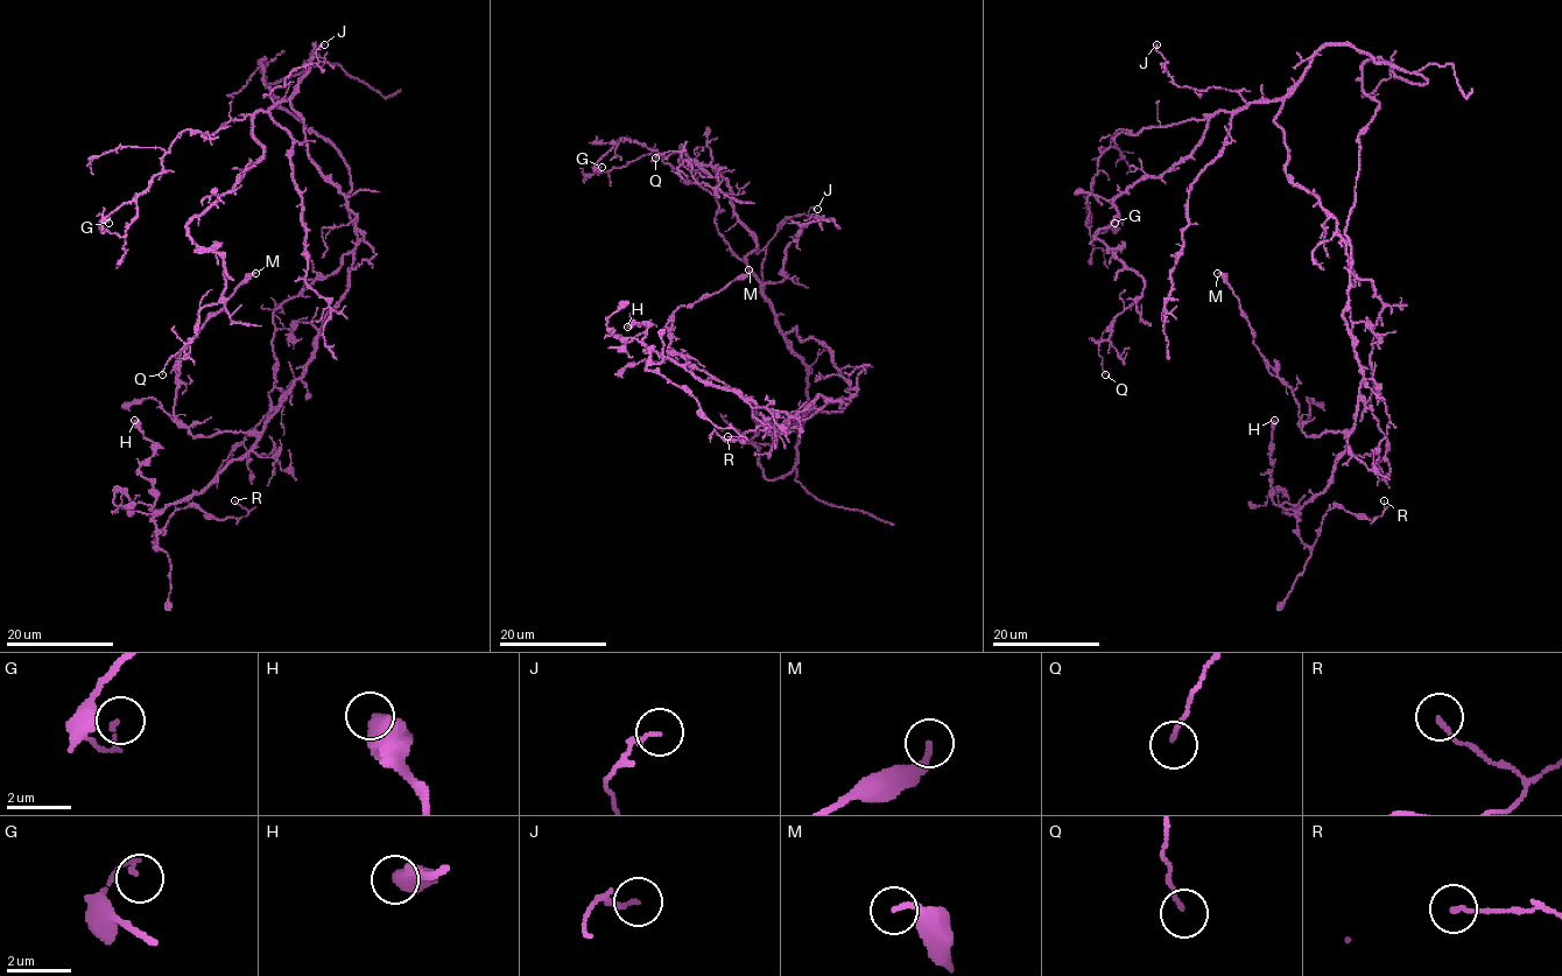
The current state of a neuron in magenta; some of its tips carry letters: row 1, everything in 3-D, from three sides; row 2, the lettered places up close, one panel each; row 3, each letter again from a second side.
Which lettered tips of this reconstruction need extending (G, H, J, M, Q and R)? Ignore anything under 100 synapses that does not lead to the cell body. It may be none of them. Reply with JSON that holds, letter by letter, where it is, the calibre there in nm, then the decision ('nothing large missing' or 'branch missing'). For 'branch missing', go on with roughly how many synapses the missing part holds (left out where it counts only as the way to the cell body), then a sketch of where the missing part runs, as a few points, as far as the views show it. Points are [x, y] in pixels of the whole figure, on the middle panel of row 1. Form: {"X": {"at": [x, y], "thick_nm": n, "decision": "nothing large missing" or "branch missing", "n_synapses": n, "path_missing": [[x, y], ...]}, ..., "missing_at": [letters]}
{"G": {"at": [602, 167], "thick_nm": 120, "decision": "nothing large missing"}, "H": {"at": [627, 327], "thick_nm": 500, "decision": "nothing large missing"}, "J": {"at": [817, 209], "thick_nm": 140, "decision": "nothing large missing"}, "M": {"at": [748, 269], "thick_nm": 170, "decision": "nothing large missing"}, "Q": {"at": [655, 158], "thick_nm": 110, "decision": "nothing large missing"}, "R": {"at": [727, 436], "thick_nm": 120, "decision": "nothing large missing"}, "missing_at": []}

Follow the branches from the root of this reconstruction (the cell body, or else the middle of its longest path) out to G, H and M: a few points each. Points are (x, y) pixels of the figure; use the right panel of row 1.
G: (1314, 194), (1286, 174), (1282, 102), (1257, 100), (1118, 130), (1085, 225), (1095, 237), (1114, 223)
H: (1314, 194), (1350, 246), (1344, 317), (1363, 380), (1332, 481), (1295, 511), (1271, 497), (1274, 420)
M: (1314, 194), (1350, 246), (1344, 317), (1363, 380), (1349, 432), (1302, 430), (1300, 404), (1268, 371), (1217, 273)

